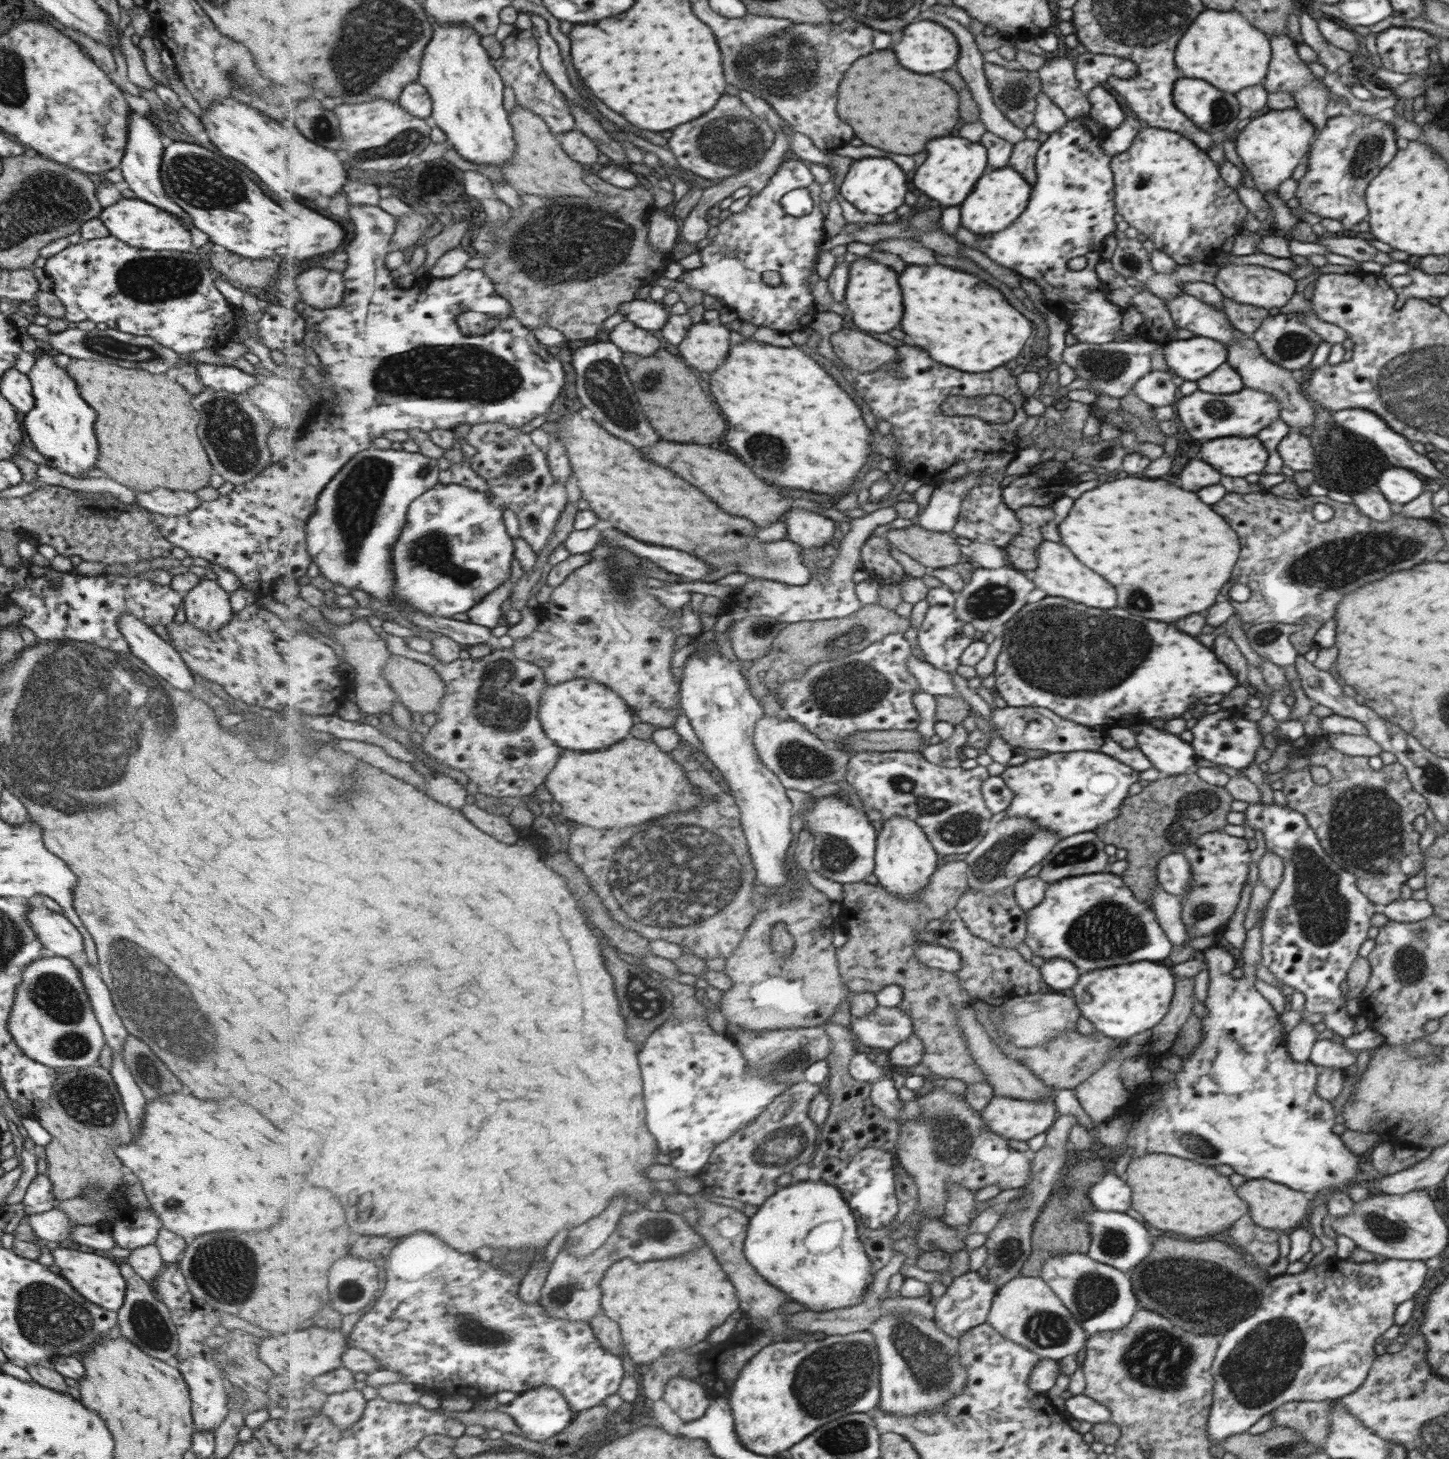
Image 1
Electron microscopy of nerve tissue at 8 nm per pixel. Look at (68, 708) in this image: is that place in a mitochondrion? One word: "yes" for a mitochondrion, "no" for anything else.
yes

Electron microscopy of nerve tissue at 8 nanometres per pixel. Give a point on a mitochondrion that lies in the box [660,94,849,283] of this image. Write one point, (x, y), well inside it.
(731, 141)

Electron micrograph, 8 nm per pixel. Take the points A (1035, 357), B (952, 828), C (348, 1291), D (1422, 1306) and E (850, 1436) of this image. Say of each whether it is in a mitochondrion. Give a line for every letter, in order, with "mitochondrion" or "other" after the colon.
A: other
B: mitochondrion
C: mitochondrion
D: other
E: mitochondrion

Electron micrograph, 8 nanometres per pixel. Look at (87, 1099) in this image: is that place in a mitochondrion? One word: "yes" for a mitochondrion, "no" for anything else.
yes

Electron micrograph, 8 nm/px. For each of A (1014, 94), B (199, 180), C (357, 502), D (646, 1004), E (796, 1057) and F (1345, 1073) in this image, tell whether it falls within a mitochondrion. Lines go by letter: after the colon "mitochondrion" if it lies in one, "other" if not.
A: mitochondrion
B: mitochondrion
C: mitochondrion
D: mitochondrion
E: mitochondrion
F: other

